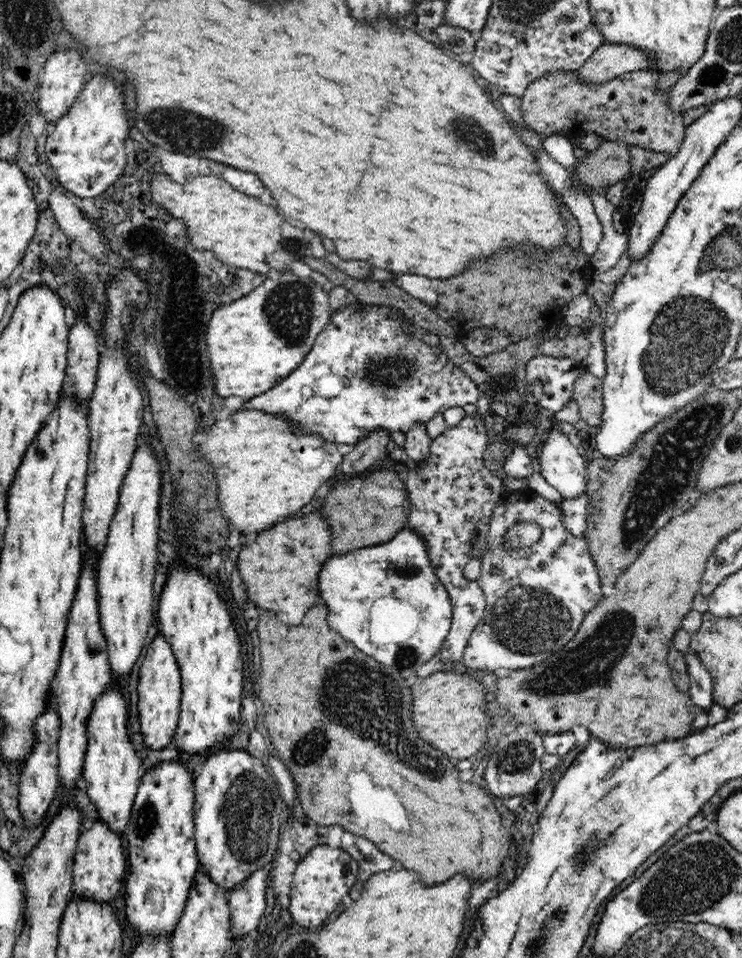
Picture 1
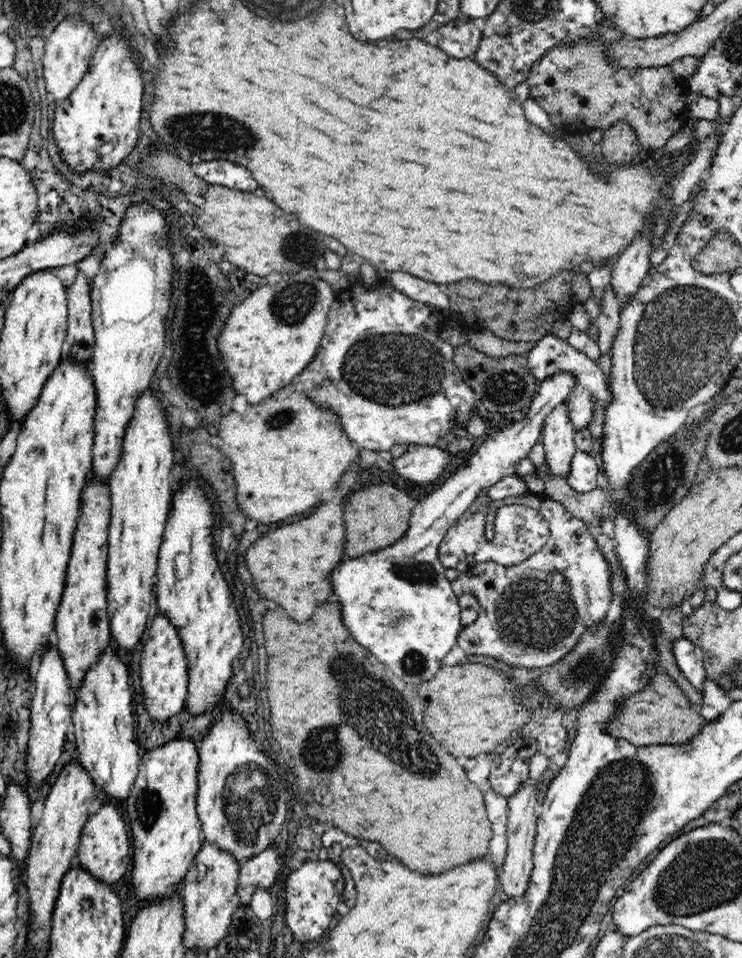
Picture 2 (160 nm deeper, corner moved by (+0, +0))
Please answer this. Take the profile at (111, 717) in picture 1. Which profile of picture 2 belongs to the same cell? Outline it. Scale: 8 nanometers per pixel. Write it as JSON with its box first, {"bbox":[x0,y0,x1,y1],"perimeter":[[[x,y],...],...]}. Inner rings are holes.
{"bbox":[73,643,141,802],"perimeter":[[[112,643],[102,654],[101,662],[88,670],[82,688],[78,690],[77,704],[73,706],[79,764],[90,777],[91,784],[106,788],[106,794],[124,802],[129,797],[138,767],[141,765],[138,744],[134,744],[134,698],[130,688],[130,674],[123,656],[118,655]]]}

